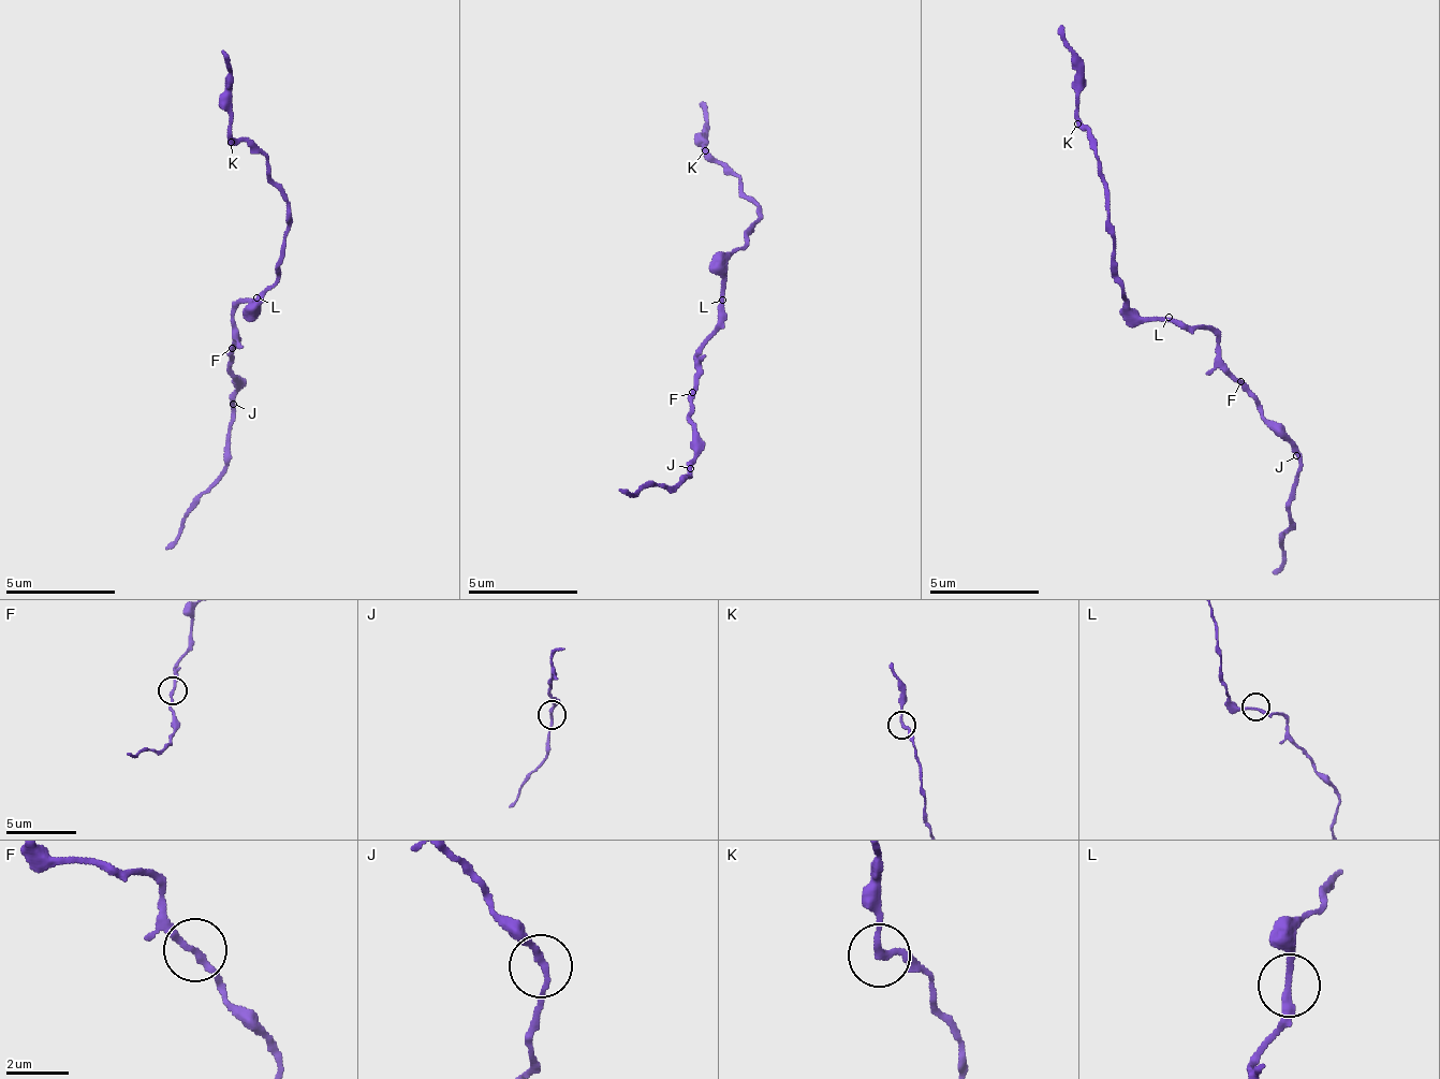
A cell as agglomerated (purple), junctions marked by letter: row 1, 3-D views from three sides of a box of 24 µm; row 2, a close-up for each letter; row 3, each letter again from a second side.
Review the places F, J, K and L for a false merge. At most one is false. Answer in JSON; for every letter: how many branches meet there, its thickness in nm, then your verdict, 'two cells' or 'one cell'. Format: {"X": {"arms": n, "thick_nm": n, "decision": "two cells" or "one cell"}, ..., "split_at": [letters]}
{"F": {"arms": 2, "thick_nm": 200, "decision": "one cell"}, "J": {"arms": 2, "thick_nm": 190, "decision": "one cell"}, "K": {"arms": 2, "thick_nm": 200, "decision": "one cell"}, "L": {"arms": 2, "thick_nm": 200, "decision": "one cell"}, "split_at": []}

